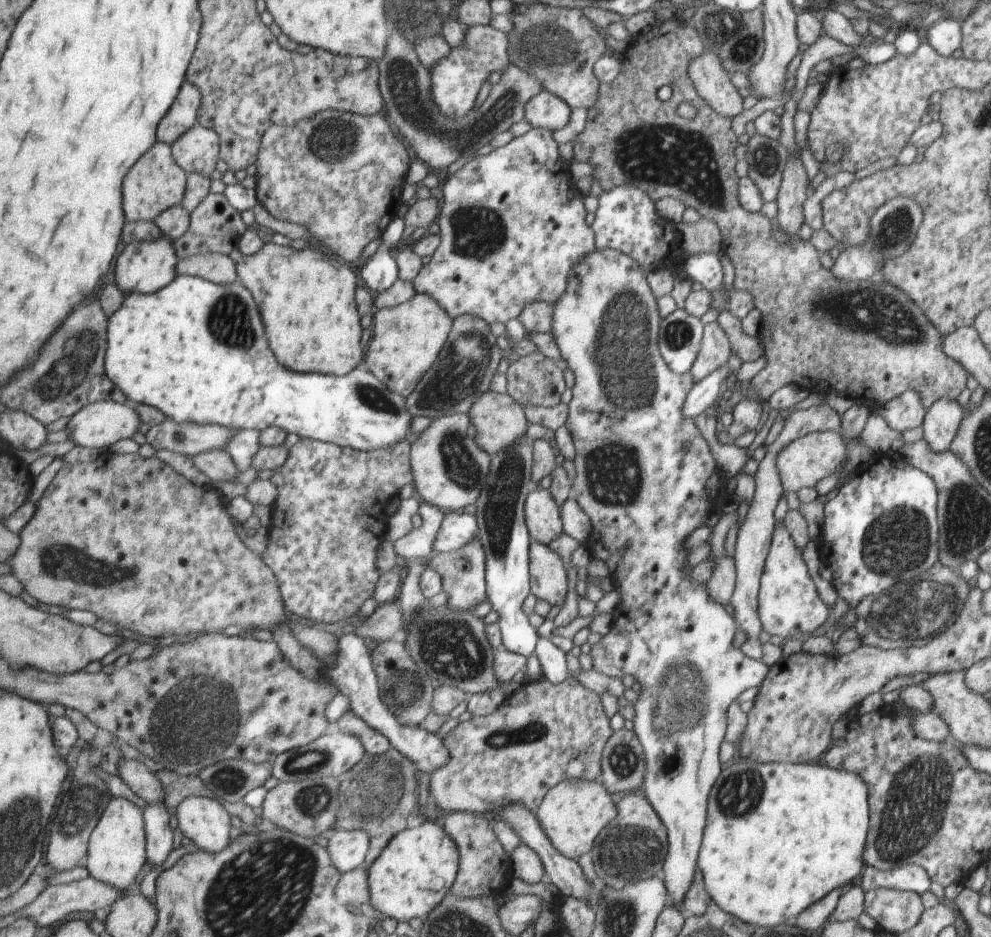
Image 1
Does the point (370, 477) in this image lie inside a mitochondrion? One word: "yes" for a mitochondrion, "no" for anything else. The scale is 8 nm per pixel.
no

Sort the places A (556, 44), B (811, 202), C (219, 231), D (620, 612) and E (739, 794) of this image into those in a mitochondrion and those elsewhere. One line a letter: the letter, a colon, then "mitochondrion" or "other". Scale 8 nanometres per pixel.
A: mitochondrion
B: other
C: other
D: other
E: mitochondrion

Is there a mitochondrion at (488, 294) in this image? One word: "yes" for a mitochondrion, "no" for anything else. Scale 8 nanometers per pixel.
no

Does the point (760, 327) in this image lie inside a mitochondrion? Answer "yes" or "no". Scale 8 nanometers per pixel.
no

